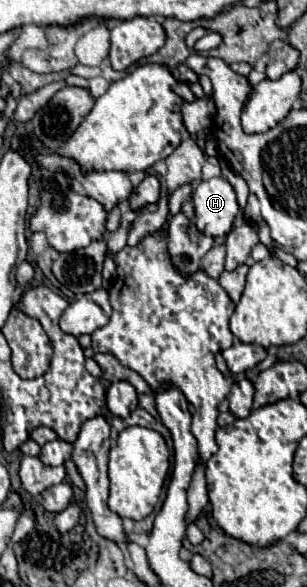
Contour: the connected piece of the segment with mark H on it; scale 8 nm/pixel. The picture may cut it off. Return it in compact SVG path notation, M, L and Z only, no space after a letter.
M210 178L196 184L192 192L194 226L212 238L222 238L232 230L238 214L236 192L224 178Z

